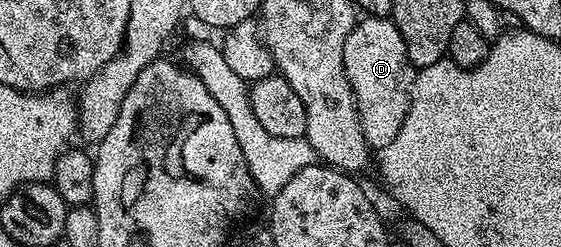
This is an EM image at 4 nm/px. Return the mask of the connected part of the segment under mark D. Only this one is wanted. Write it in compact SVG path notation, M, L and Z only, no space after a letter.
M364 17L357 22L344 42L344 68L369 148L390 145L390 141L398 137L402 121L406 121L414 78L414 68L408 60L402 33L398 33L391 18Z

